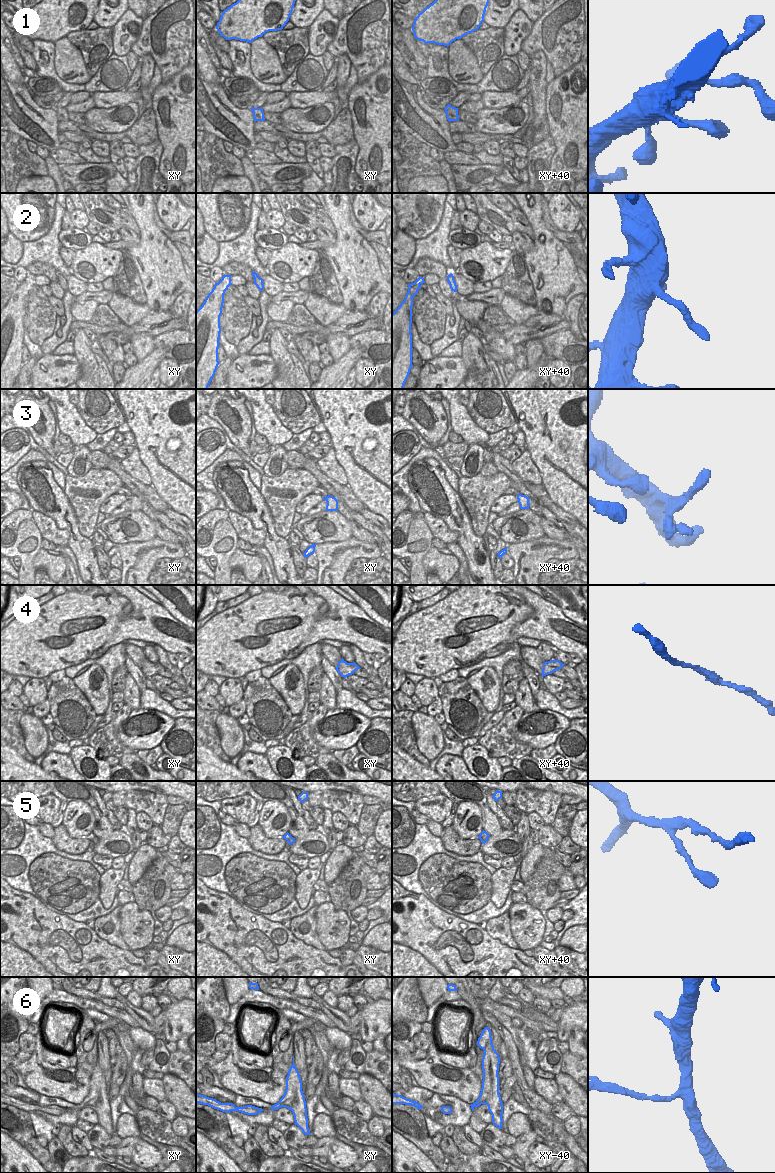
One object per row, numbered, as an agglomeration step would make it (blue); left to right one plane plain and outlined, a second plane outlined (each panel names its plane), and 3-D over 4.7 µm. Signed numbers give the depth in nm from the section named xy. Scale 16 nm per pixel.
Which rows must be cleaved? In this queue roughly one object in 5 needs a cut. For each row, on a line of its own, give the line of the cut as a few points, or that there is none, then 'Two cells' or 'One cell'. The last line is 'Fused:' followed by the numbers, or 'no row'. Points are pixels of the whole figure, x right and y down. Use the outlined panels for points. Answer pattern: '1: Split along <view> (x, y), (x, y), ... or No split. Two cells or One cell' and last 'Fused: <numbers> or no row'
1: No split. One cell
2: No split. One cell
3: No split. One cell
4: No split. One cell
5: No split. One cell
6: No split. One cell
Fused: no row.

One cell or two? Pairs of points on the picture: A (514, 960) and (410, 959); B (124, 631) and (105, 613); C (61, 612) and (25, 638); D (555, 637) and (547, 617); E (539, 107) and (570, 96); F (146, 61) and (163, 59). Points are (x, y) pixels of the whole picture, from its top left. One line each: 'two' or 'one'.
A: one
B: two
C: one
D: one
E: two
F: two

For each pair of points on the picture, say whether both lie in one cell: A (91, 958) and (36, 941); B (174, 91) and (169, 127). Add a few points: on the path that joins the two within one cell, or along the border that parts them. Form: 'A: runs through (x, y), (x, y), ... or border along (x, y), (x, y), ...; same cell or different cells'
A: runs through (77, 958), (53, 958), (50, 955); same cell
B: runs through (174, 100), (174, 118); same cell

